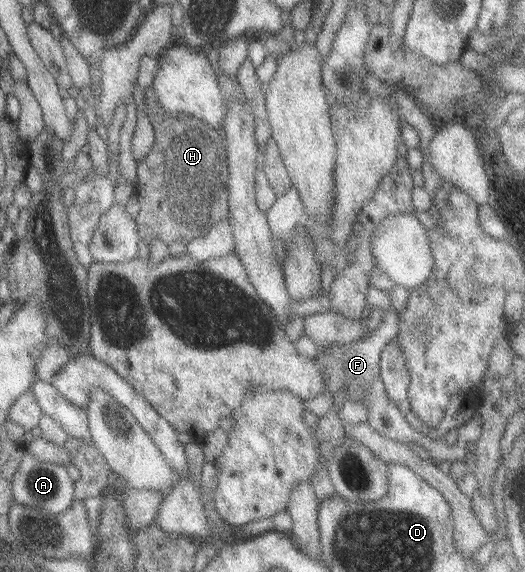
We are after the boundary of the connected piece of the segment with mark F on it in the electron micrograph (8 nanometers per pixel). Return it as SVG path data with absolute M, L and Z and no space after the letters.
M396 310L383 312L382 322L374 329L372 335L364 336L348 345L321 348L319 349L320 354L312 359L312 362L323 373L327 390L332 396L334 393L341 391L341 386L345 386L345 400L350 399L364 403L367 412L365 422L379 436L390 441L396 441L396 443L415 443L418 447L424 448L429 453L430 458L438 459L445 454L444 447L440 444L439 439L434 438L432 434L417 433L408 425L399 408L396 408L394 403L389 401L378 376L379 355L397 333L398 312Z

